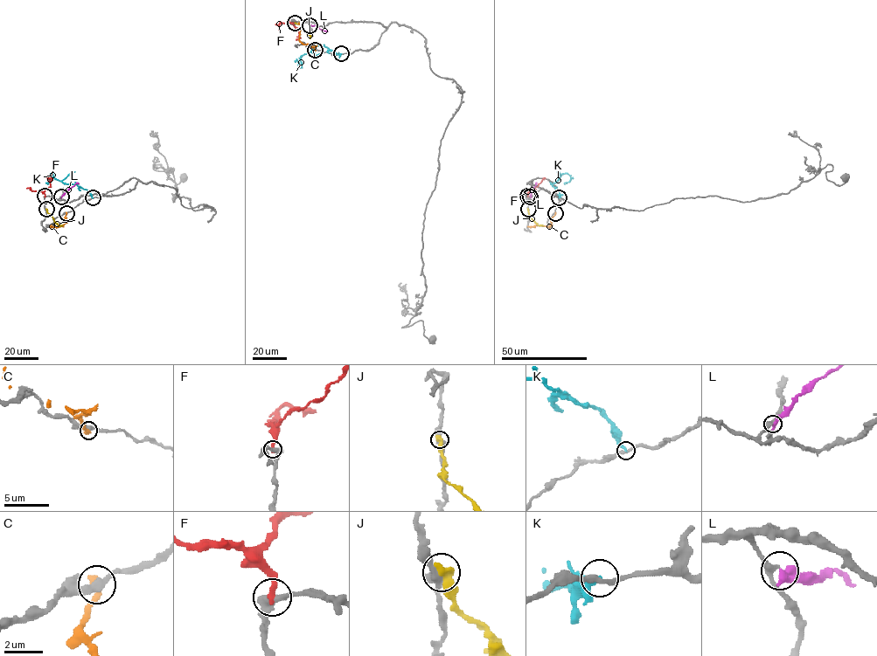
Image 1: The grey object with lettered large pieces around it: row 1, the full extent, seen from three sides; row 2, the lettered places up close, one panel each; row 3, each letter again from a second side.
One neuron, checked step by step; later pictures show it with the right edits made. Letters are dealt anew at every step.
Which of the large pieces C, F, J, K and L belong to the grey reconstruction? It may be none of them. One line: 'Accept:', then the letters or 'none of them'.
Accept: none of them

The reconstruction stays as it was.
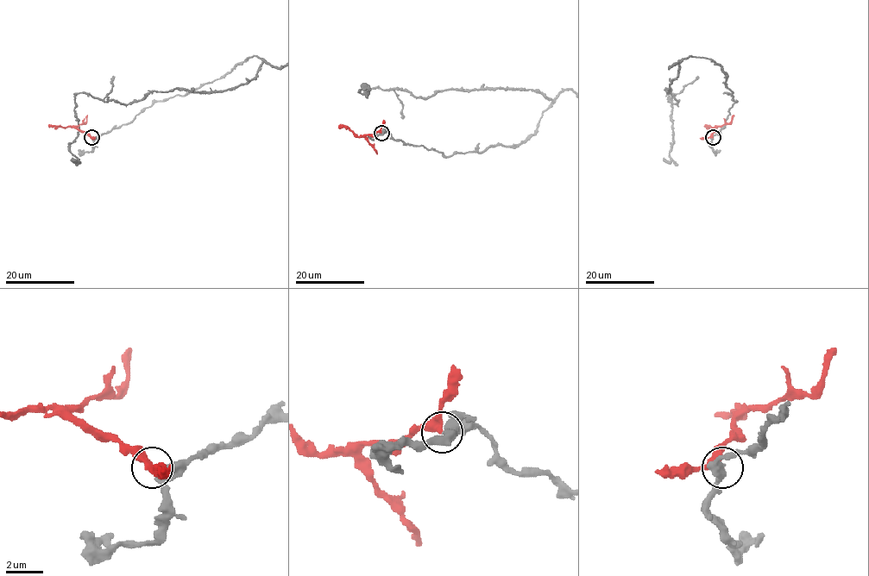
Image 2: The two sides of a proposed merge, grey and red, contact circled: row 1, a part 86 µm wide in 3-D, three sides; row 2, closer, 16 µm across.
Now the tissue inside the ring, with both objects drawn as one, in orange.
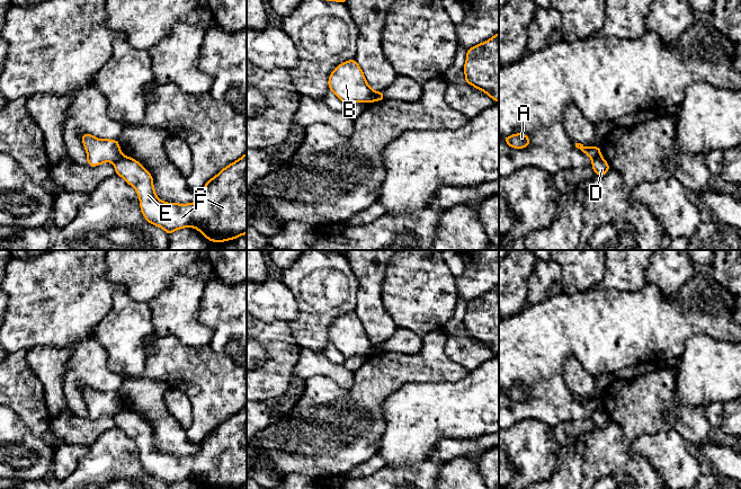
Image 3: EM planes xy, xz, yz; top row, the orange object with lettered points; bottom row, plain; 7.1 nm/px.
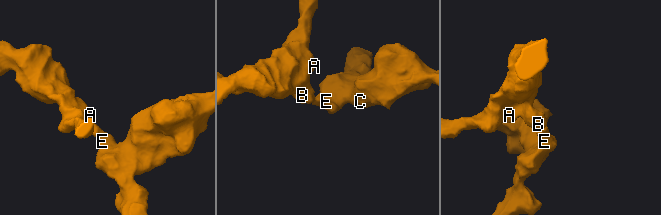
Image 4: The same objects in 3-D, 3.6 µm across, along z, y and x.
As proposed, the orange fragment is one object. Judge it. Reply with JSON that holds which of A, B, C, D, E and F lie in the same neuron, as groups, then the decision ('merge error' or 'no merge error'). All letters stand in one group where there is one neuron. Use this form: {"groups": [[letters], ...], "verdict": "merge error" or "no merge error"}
{"groups": [["A", "B"], ["C", "D", "E", "F"]], "verdict": "merge error"}

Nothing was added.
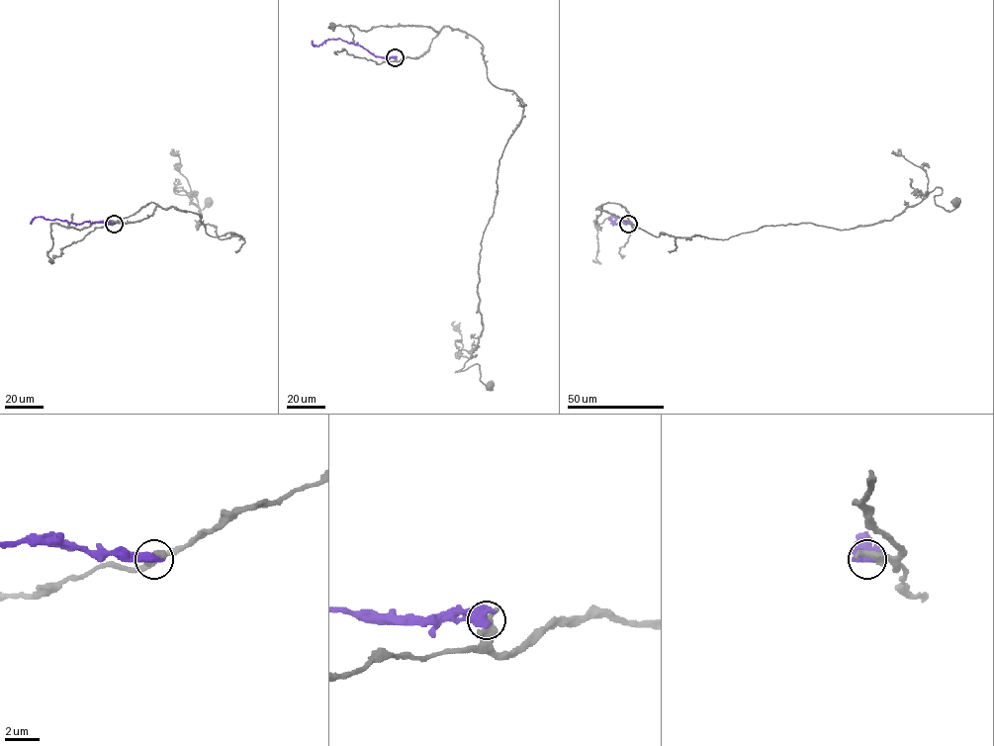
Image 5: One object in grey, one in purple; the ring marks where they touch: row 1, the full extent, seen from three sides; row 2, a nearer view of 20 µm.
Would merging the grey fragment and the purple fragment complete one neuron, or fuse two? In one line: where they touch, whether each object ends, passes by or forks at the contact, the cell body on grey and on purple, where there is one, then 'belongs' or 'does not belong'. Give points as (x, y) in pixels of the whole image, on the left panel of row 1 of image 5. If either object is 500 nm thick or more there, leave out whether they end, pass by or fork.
(114, 224) | grey (209, 202) | purple none | does not belong

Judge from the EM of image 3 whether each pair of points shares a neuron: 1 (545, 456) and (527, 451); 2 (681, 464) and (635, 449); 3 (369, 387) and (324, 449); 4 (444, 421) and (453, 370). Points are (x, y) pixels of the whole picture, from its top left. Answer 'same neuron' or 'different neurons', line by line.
1: same neuron
2: same neuron
3: same neuron
4: different neurons

